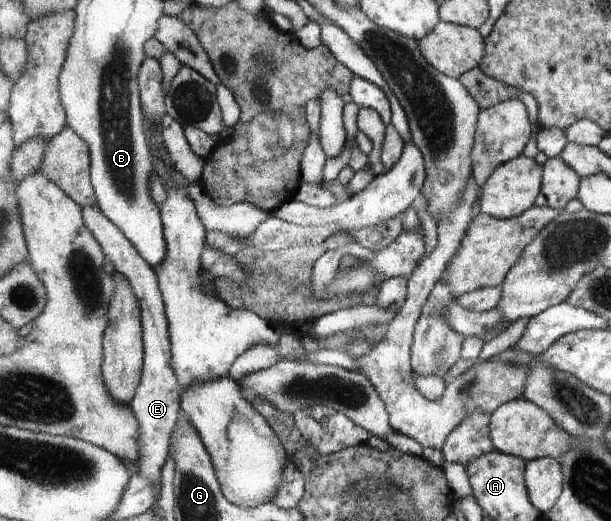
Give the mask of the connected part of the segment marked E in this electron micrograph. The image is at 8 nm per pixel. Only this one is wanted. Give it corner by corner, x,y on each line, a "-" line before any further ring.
98,205
85,207
82,212
85,224
104,249
105,256
114,264
118,273
122,273
129,281
140,308
144,332
144,371
141,386
132,400
130,409
137,419
140,434
138,437
138,471
143,478
157,484
164,478
164,466
170,457
173,431
182,411
180,384
172,369
172,339
169,339
169,321
165,315
163,293
159,289
155,268
143,259
121,229
98,209

